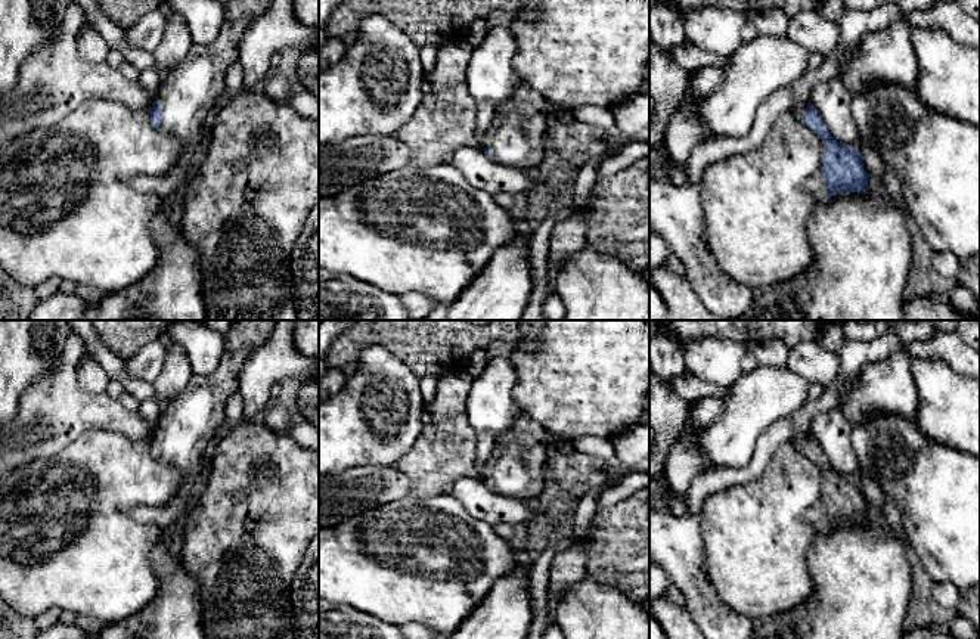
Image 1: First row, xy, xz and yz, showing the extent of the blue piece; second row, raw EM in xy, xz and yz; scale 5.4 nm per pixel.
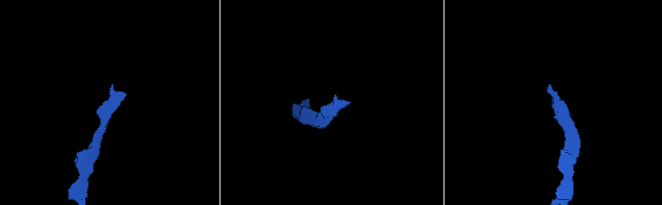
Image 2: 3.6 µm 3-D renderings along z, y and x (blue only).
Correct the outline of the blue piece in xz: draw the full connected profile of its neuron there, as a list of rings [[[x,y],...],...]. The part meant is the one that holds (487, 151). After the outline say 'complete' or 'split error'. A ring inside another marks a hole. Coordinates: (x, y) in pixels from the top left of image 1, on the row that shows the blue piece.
[[[527,84],[496,105],[496,115],[484,137],[484,153],[494,162],[518,170],[542,165],[548,151],[548,100]]] | split error

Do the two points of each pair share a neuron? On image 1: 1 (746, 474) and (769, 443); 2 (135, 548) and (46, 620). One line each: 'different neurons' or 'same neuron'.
1: same neuron
2: different neurons

